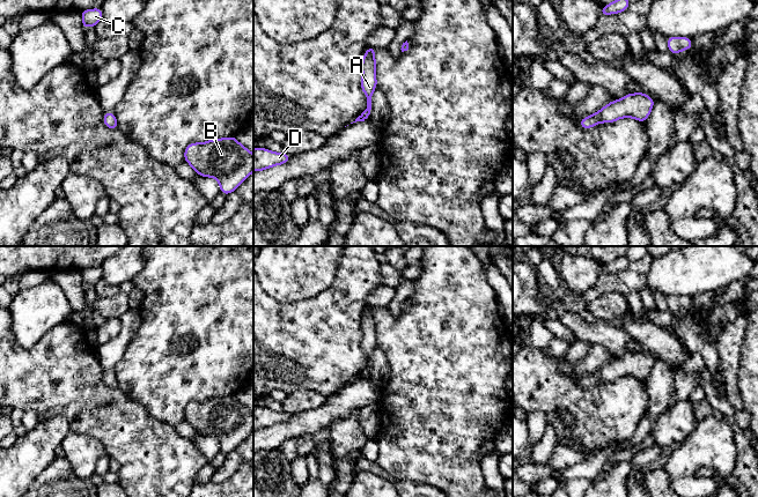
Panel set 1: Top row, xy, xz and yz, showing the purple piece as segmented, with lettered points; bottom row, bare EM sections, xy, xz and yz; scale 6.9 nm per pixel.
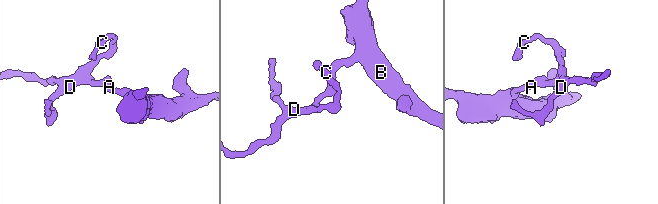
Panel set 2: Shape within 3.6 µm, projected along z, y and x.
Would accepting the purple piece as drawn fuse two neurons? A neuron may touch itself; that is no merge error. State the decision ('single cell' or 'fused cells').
single cell

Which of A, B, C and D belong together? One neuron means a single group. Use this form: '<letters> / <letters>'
A B C D

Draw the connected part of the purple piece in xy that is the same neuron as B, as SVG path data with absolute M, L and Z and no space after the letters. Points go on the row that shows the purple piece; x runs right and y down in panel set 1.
M235 136L190 143L185 162L201 177L213 177L225 195L234 192L253 171L253 154Z

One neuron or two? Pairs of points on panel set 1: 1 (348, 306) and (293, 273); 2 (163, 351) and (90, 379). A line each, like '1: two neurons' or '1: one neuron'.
1: two neurons
2: two neurons

